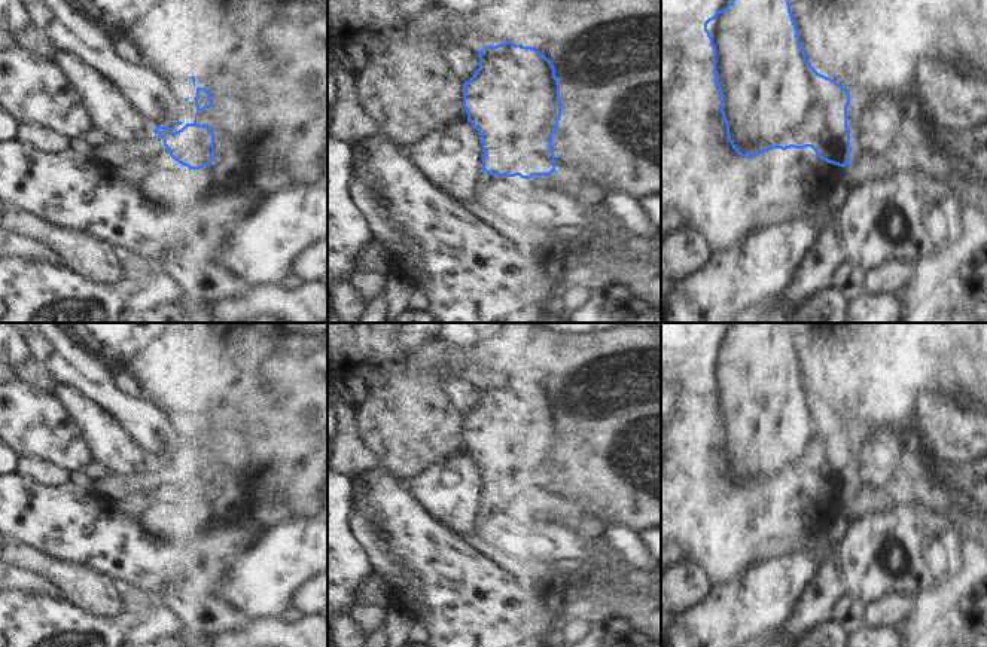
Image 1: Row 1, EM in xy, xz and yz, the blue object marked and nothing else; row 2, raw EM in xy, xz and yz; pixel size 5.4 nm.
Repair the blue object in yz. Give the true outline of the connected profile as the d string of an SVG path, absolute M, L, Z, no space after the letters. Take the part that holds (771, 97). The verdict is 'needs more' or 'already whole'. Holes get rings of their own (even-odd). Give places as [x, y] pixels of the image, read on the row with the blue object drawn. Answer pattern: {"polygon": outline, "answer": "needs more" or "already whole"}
{"polygon": "M731 0L704 22L704 31L713 48L715 83L721 92L726 137L740 156L811 147L829 164L850 165L850 94L808 62L789 0Z", "answer": "already whole"}

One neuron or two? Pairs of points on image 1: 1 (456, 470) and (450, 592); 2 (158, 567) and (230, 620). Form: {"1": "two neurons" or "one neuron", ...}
{"1": "two neurons", "2": "two neurons"}

